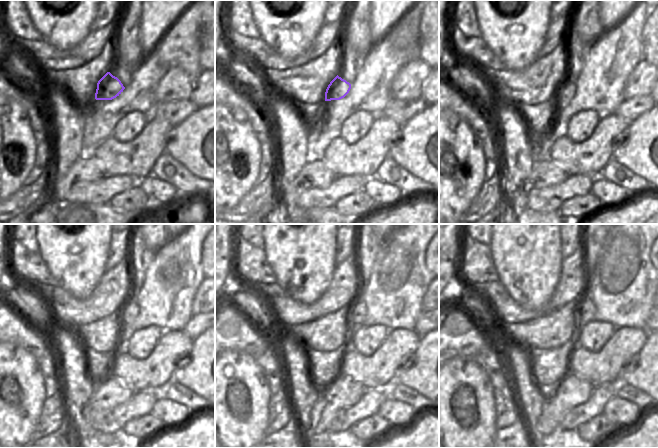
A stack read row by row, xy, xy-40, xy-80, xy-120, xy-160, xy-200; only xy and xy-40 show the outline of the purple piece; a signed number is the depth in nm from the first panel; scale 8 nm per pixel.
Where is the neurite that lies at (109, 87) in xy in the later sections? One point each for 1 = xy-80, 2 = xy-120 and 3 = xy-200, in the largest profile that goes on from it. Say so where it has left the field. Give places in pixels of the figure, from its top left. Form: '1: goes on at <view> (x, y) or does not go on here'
1: goes on at xy-80 (565, 91)
2: goes on at xy-120 (125, 314)
3: goes on at xy-200 (585, 310)

